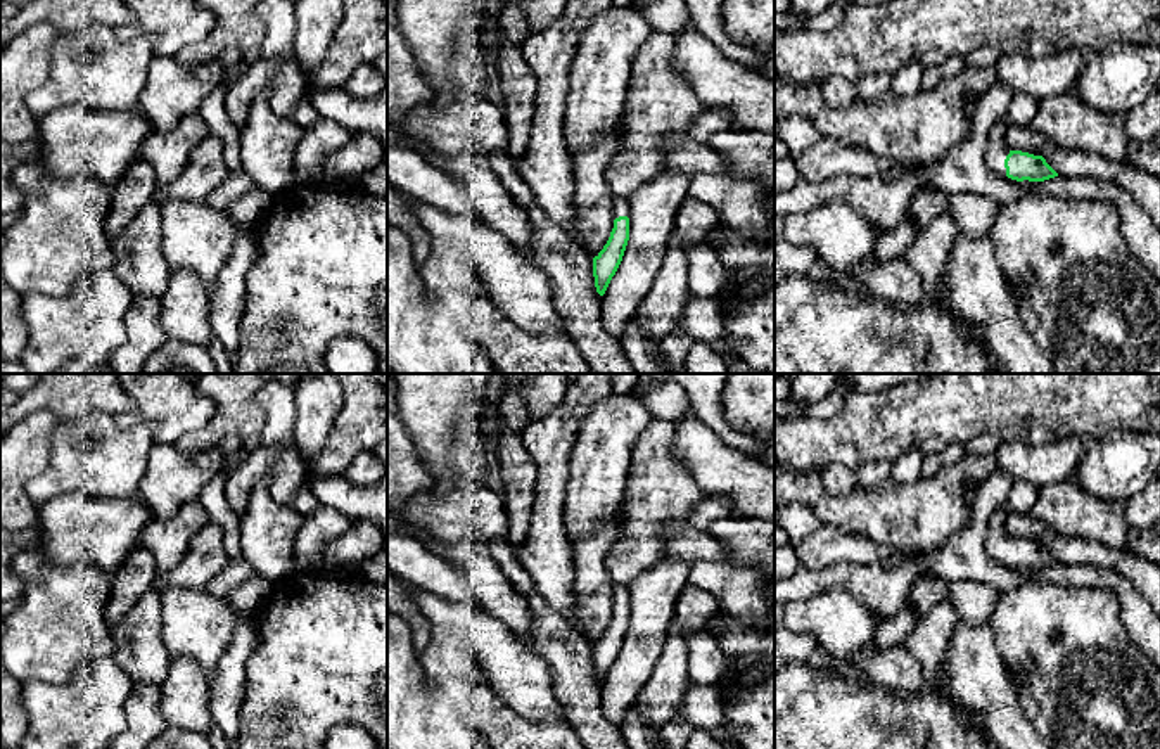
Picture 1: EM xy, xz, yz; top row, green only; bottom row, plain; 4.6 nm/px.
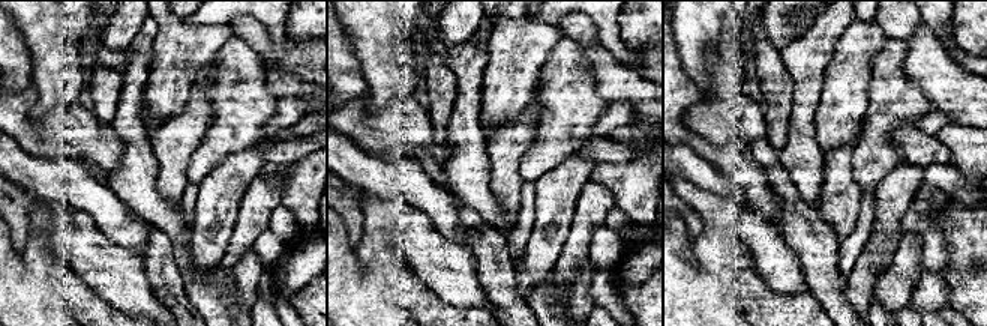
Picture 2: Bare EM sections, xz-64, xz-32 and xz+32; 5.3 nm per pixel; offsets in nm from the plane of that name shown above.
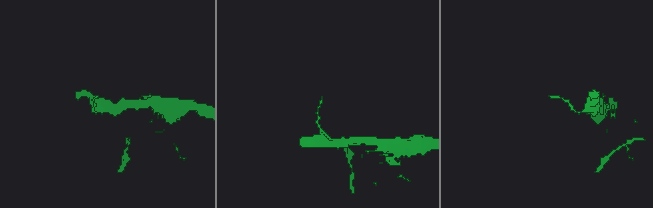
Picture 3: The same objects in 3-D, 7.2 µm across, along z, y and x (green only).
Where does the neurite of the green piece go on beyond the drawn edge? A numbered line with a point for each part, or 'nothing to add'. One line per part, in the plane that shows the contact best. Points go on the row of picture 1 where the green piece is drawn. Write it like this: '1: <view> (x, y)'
1: yz (998, 149)

